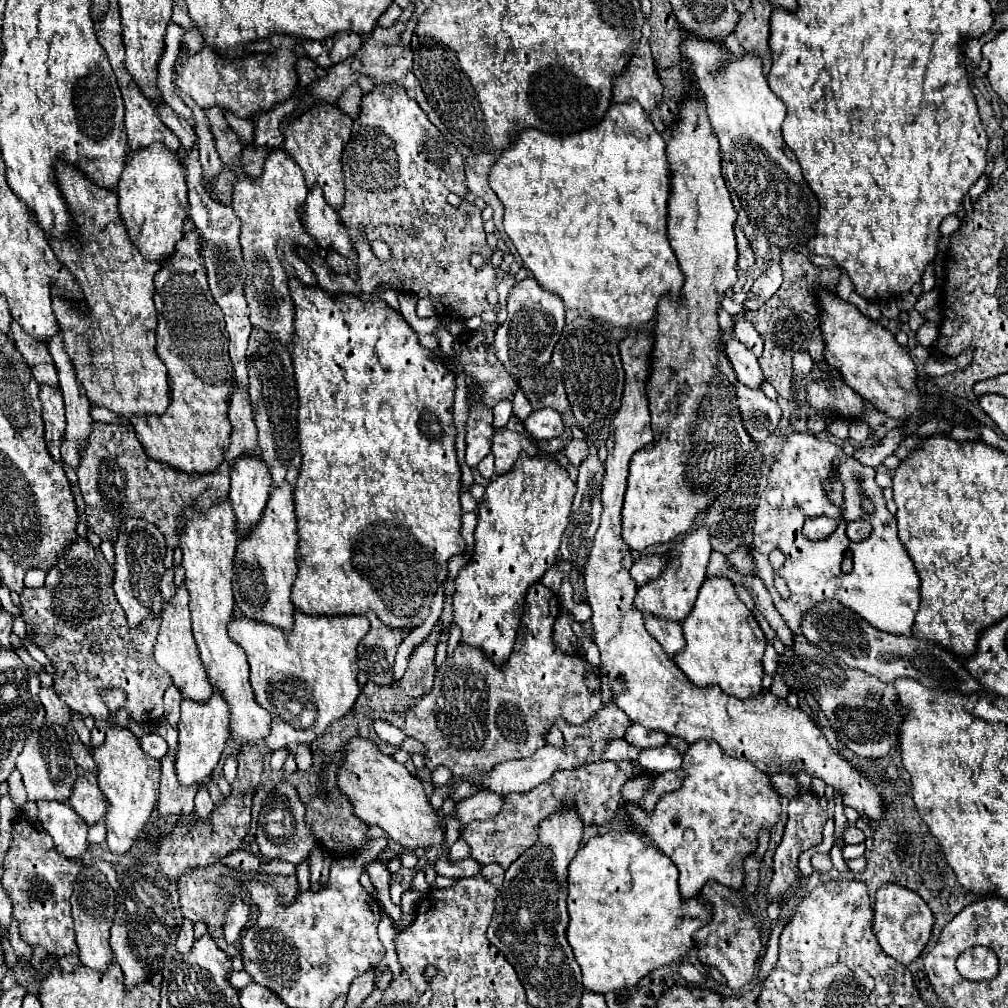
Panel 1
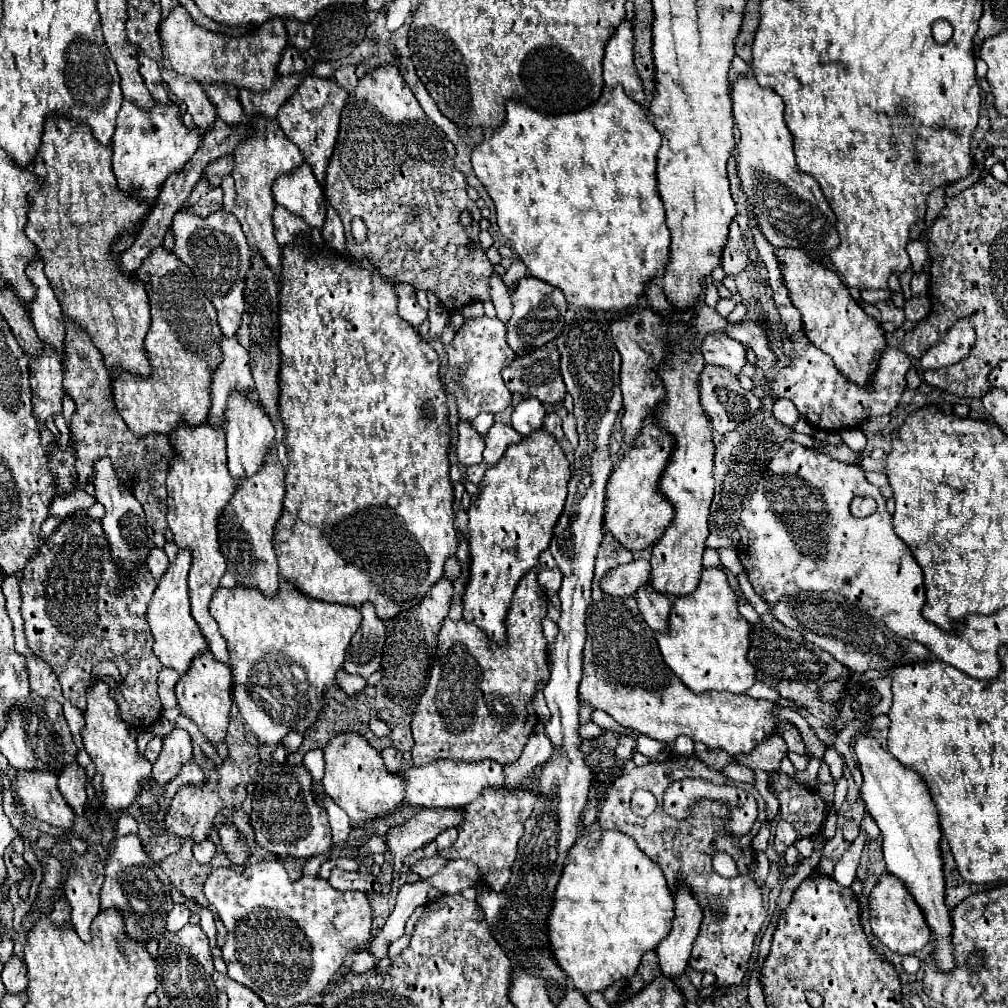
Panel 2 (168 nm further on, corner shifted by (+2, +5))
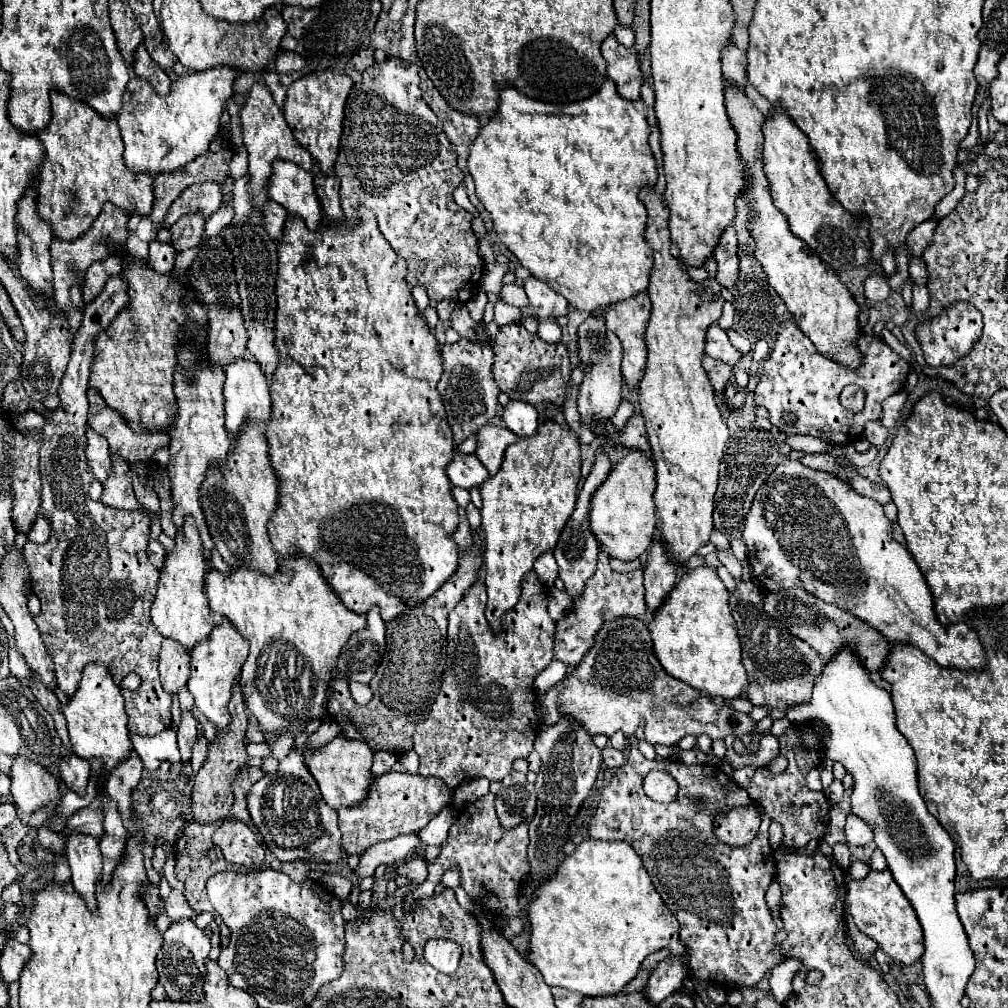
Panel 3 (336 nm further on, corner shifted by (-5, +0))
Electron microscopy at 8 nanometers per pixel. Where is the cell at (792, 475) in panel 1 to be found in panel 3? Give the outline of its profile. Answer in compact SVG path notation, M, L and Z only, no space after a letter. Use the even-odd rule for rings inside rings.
M786 460L776 466L754 496L742 536L748 546L748 562L752 566L754 580L760 588L780 590L800 586L820 600L836 604L866 624L872 624L888 640L900 640L920 648L942 666L958 666L960 670L986 666L984 648L972 628L964 622L947 626L938 622L928 584L910 552L892 538L892 524L884 516L884 508L876 500L854 492L834 474L812 470L798 460Z

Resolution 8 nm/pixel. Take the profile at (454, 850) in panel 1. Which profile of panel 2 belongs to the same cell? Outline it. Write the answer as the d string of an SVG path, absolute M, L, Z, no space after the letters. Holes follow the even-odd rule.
M447 829L447 831L443 831L443 833L437 835L437 839L435 839L437 849L439 849L439 851L449 849L449 845L455 841L455 837L457 837L457 829Z

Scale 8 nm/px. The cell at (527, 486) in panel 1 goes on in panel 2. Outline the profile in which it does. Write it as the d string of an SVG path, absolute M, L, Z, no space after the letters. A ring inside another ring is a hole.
M545 429L535 431L517 445L511 445L501 457L499 465L489 467L483 481L481 491L475 501L475 509L469 509L469 549L471 549L471 571L469 581L463 593L463 619L477 625L487 633L497 645L507 643L507 627L505 617L511 605L511 597L519 579L529 573L531 567L539 565L539 555L547 549L551 541L551 529L563 511L567 499L567 481L569 481L569 463L565 459L563 449Z

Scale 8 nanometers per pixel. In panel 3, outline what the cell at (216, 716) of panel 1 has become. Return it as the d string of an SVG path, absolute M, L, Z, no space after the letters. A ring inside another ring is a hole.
M226 618L210 632L208 640L202 644L196 644L192 650L192 662L190 662L190 682L188 690L192 692L198 710L214 722L216 728L226 728L230 724L230 714L228 714L228 702L230 702L230 690L240 674L242 664L246 662L248 654L248 642L226 622Z

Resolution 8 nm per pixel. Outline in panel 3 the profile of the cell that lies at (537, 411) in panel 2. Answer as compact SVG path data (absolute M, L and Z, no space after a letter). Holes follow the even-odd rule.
M510 400L504 406L502 420L508 430L512 430L516 436L532 436L538 428L538 412L534 406L518 400Z

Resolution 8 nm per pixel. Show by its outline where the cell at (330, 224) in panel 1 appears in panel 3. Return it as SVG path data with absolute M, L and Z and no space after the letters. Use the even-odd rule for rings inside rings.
M274 160L272 176L268 178L268 196L288 212L300 214L310 230L316 230L322 220L322 208L316 196L314 178L290 160Z

